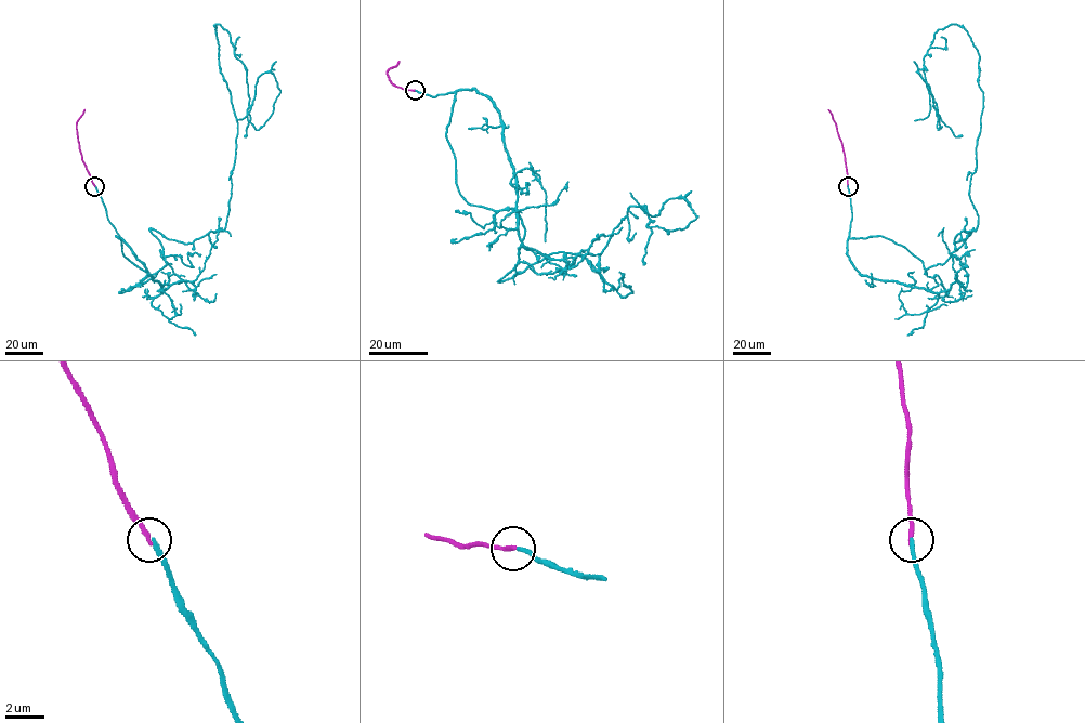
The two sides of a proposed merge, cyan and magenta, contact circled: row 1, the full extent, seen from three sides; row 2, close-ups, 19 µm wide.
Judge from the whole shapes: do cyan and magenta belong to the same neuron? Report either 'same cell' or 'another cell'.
same cell

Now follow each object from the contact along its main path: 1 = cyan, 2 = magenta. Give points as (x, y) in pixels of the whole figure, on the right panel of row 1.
1: (848, 186), (849, 238), (943, 264), (978, 220), (957, 24), (924, 57), (939, 128), (918, 71), (914, 120)
2: (848, 186), (841, 142), (828, 109)

